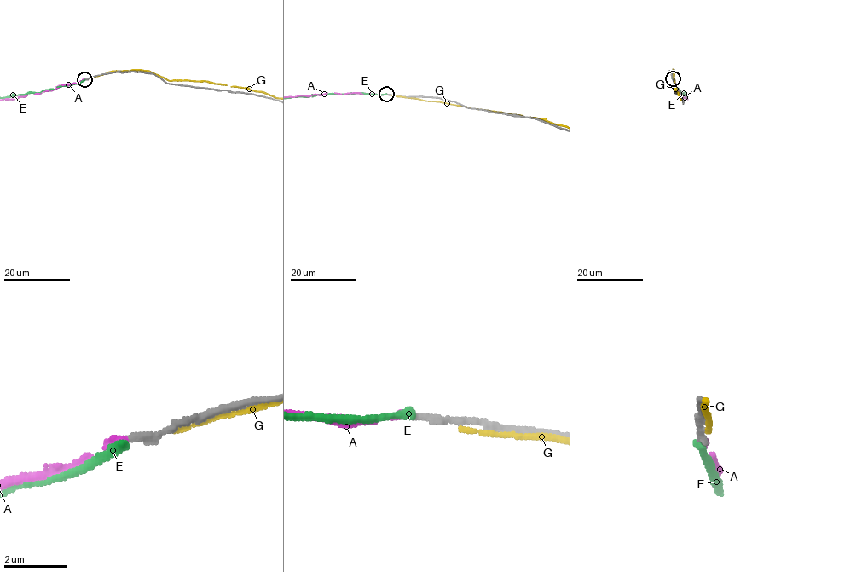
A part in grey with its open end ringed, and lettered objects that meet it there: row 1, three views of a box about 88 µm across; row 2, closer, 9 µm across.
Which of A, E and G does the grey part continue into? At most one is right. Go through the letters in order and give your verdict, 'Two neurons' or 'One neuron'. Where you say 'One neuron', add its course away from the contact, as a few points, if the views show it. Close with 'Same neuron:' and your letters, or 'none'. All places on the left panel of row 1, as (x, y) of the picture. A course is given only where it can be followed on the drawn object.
A: One neuron
E: Two neurons
G: Two neurons
Same neuron: A

